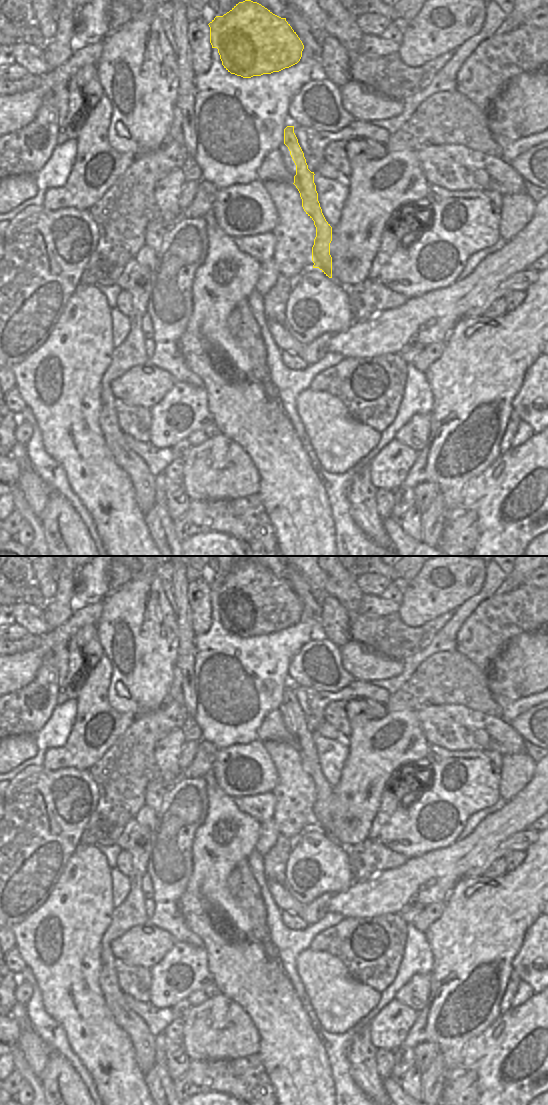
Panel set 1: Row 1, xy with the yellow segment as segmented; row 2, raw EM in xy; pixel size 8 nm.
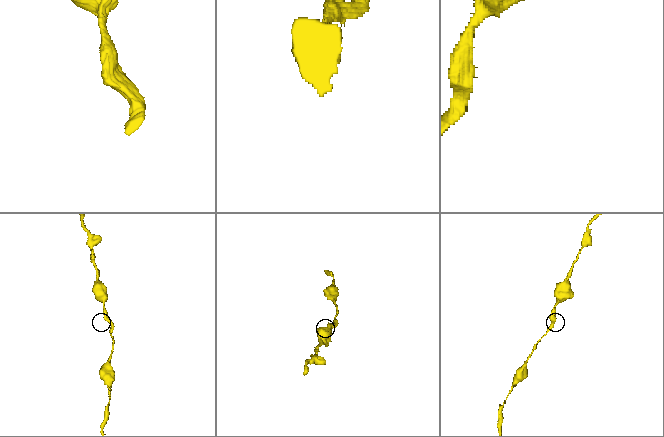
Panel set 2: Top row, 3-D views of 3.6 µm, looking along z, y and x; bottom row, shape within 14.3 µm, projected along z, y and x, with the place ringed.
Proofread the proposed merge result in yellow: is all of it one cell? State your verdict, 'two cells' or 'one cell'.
one cell

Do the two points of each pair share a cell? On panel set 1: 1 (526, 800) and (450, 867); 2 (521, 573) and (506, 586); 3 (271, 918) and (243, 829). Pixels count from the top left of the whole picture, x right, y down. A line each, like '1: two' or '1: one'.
1: one
2: one
3: two

